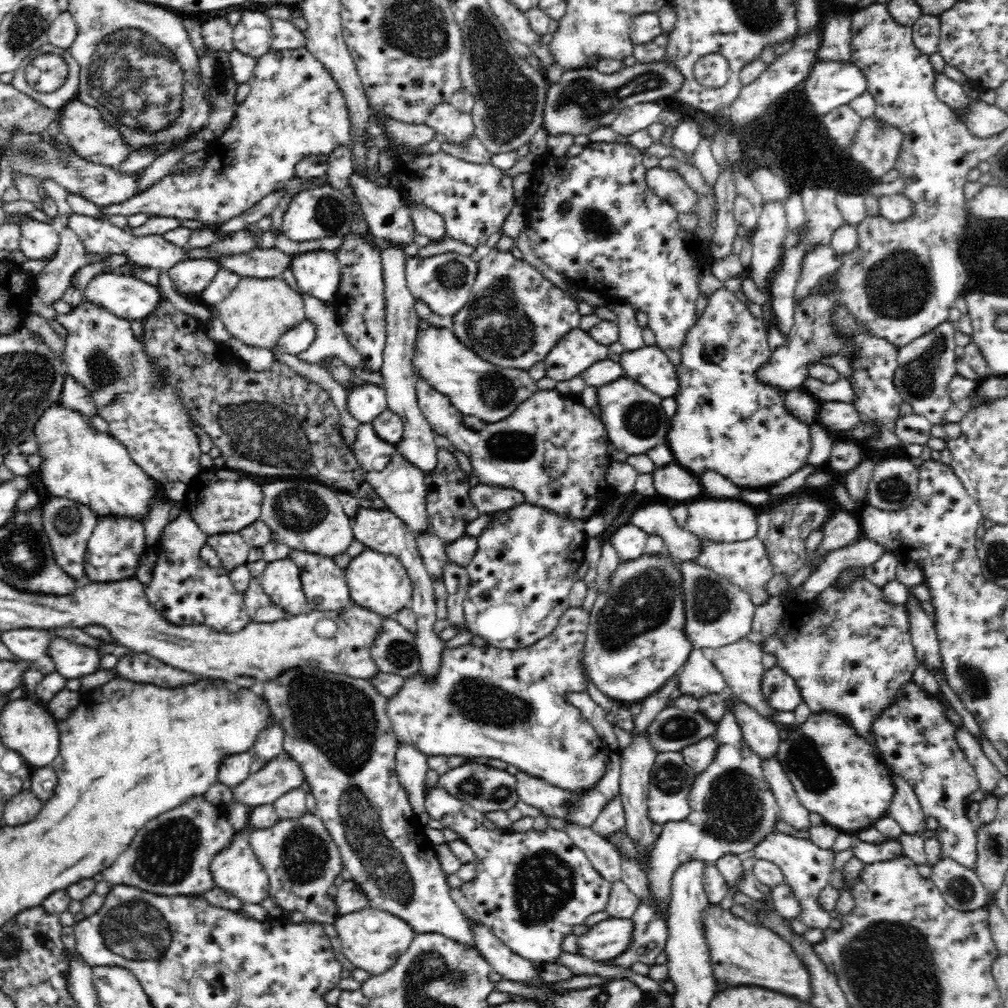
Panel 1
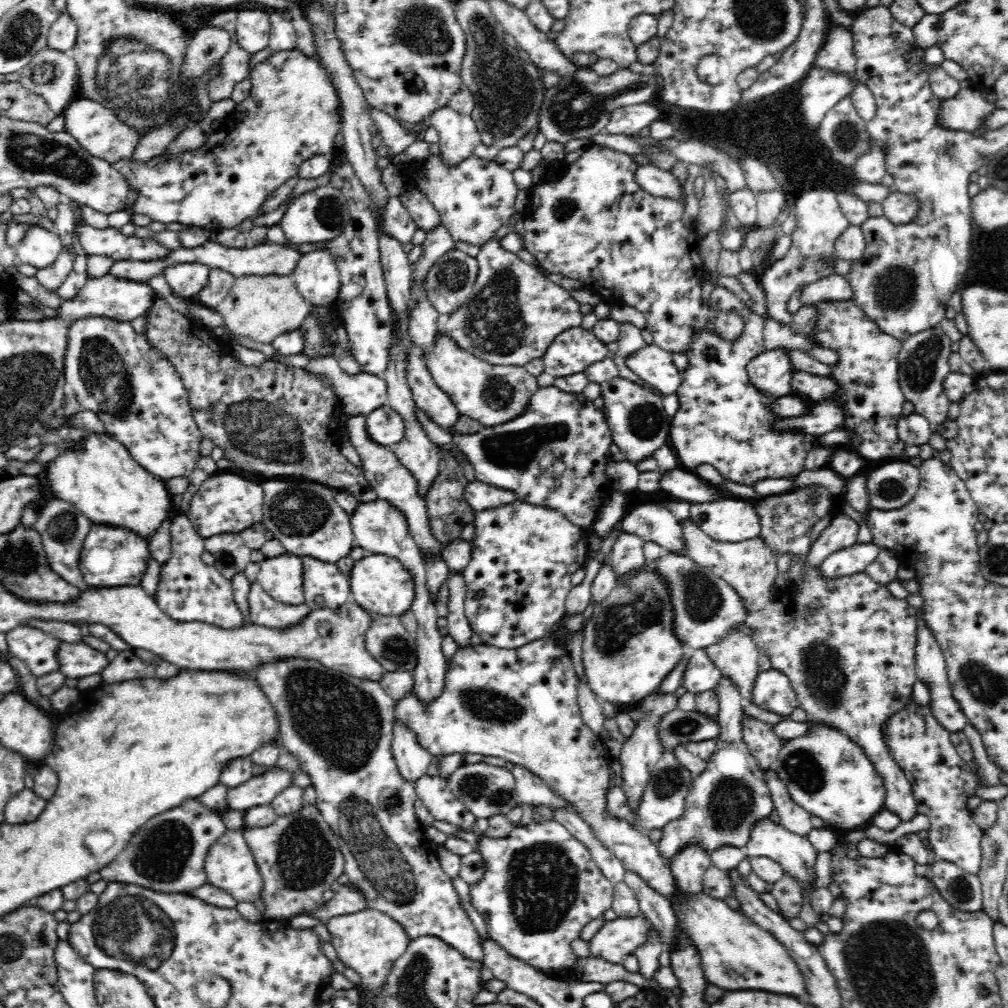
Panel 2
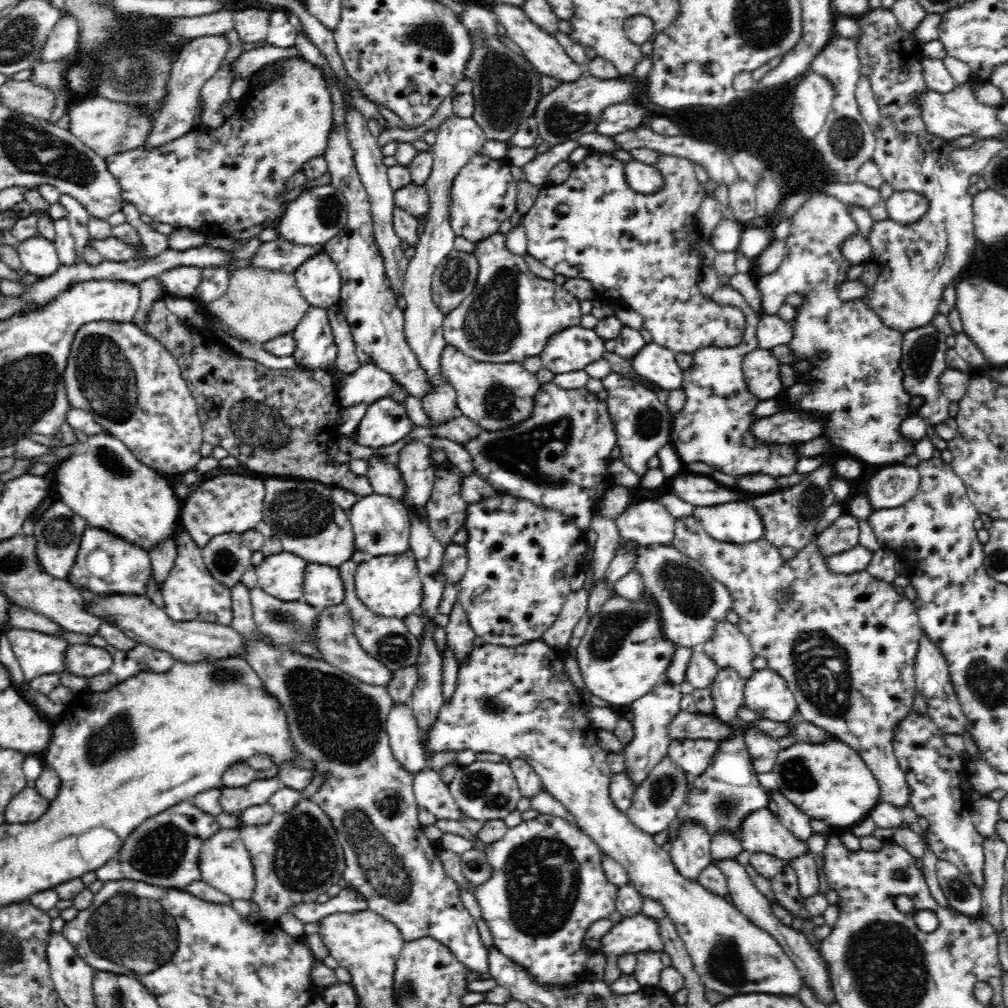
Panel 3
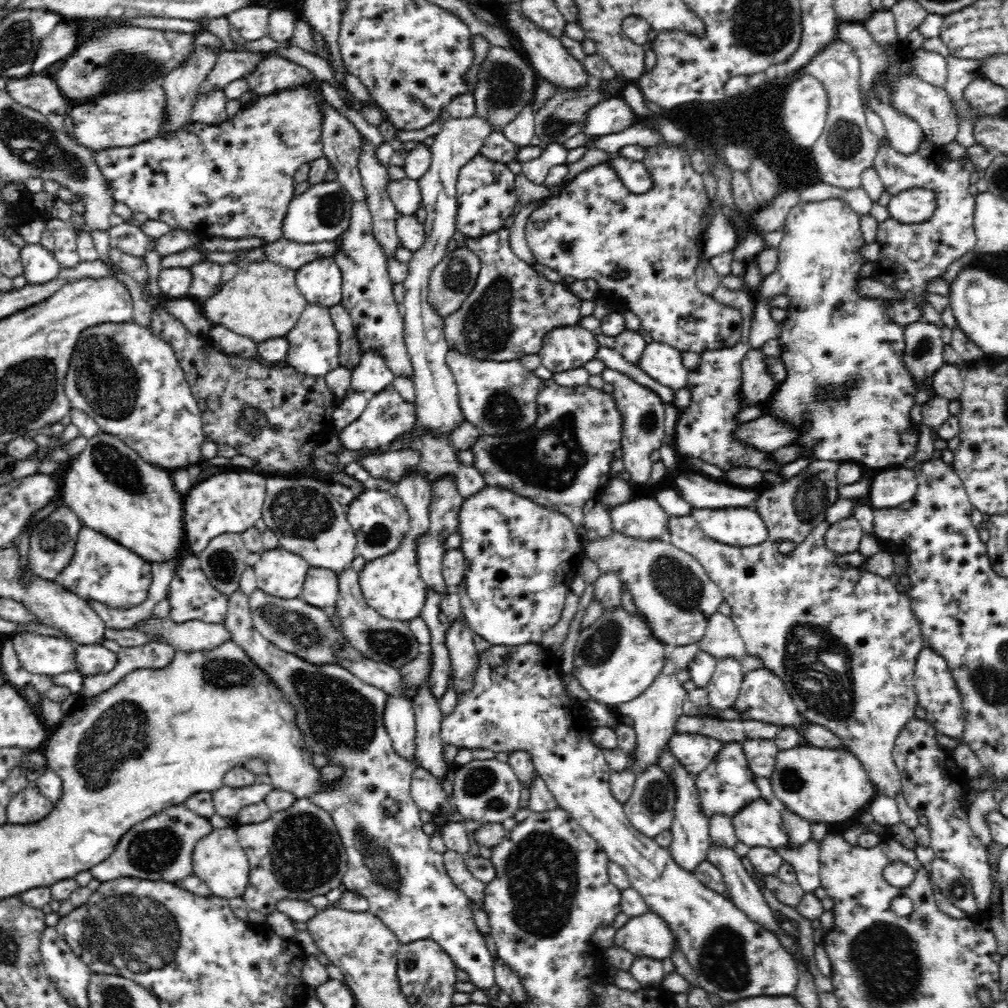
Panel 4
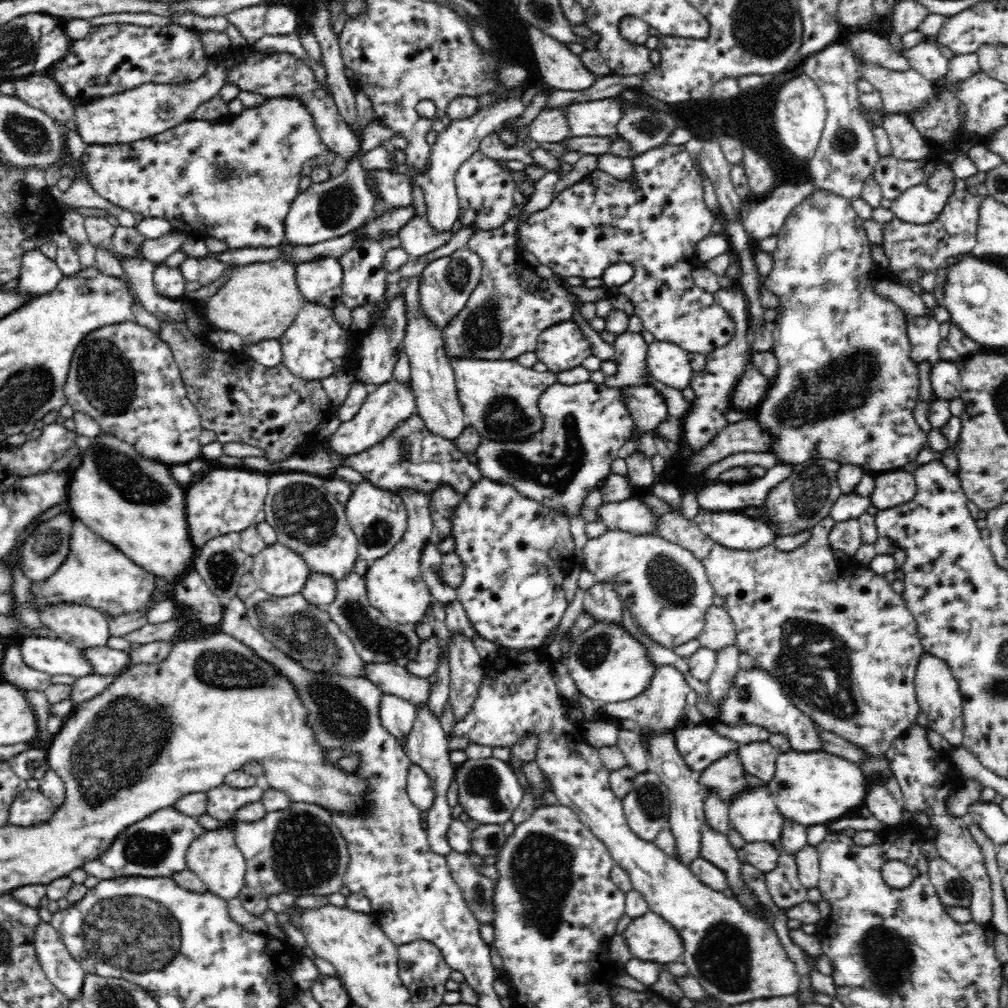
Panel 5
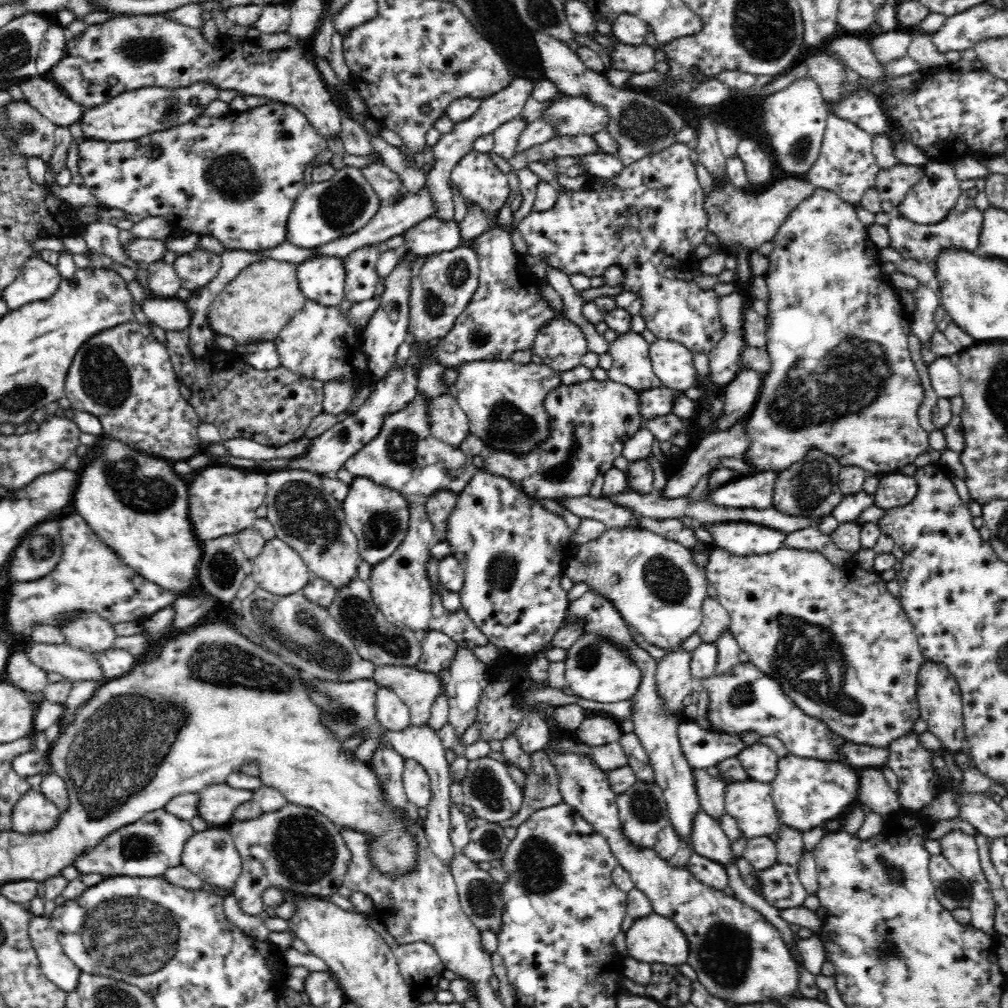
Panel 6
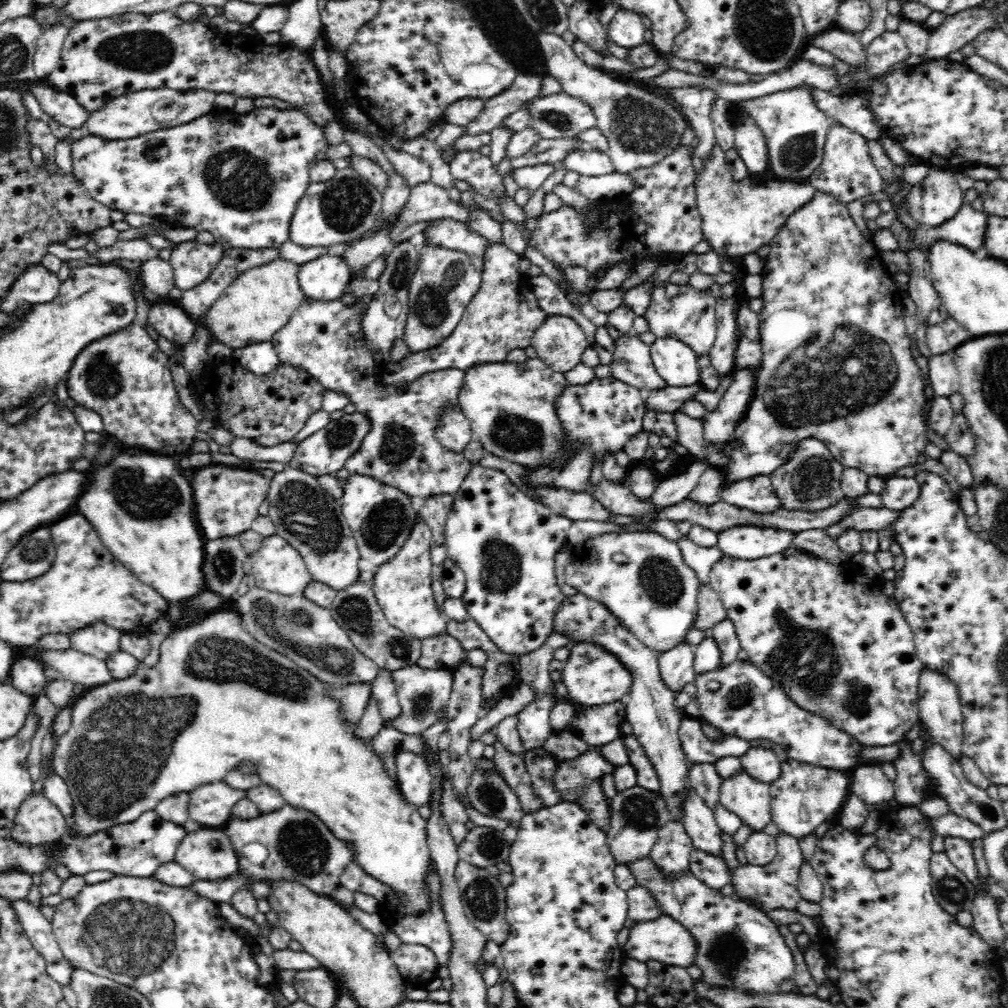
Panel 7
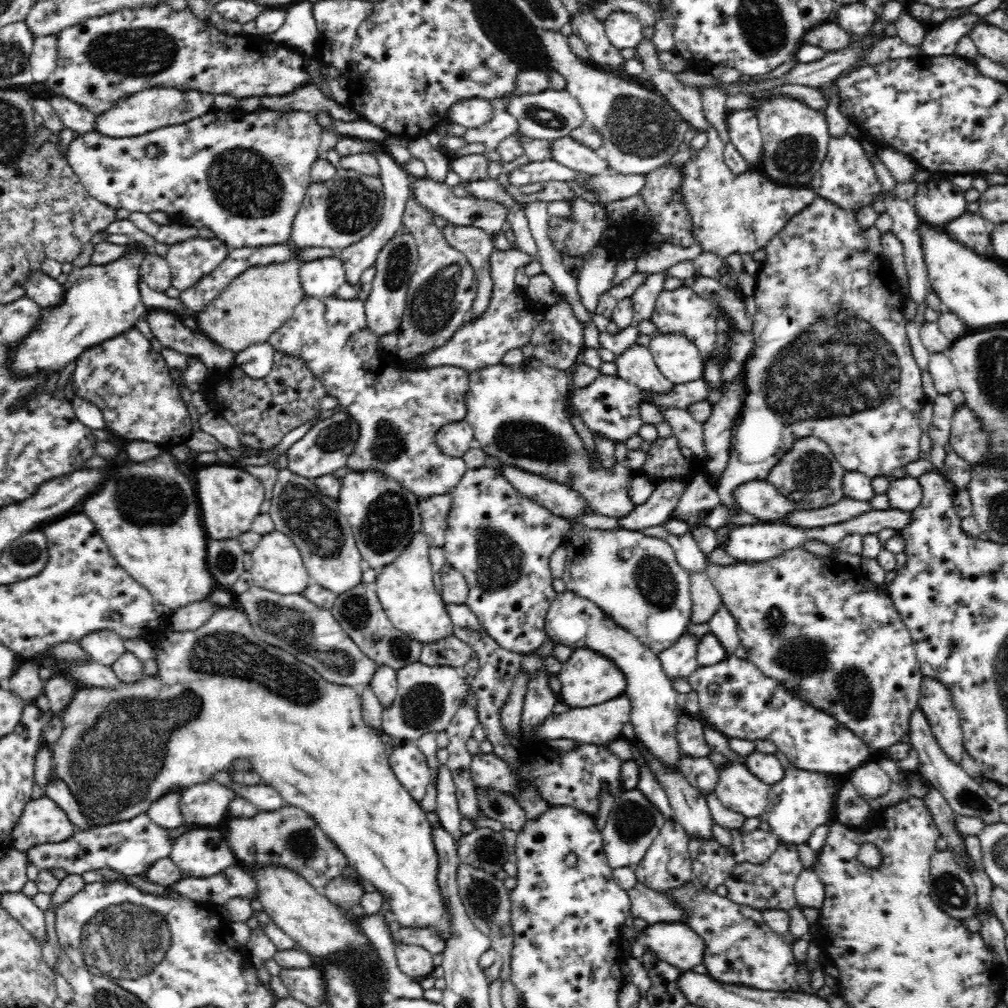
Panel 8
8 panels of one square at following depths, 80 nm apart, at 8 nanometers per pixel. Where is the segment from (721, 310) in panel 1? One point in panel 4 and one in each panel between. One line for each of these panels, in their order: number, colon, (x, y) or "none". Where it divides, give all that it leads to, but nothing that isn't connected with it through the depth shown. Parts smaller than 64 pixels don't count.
2: (723, 420)
3: (714, 426)
4: (705, 430)

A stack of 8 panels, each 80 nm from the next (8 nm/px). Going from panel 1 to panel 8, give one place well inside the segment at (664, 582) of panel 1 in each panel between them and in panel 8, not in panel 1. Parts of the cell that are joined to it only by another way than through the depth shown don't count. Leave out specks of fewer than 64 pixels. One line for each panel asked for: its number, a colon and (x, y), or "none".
2: (629, 646)
3: (624, 653)
4: (617, 657)
5: (609, 665)
6: (597, 669)
7: (594, 676)
8: (588, 678)

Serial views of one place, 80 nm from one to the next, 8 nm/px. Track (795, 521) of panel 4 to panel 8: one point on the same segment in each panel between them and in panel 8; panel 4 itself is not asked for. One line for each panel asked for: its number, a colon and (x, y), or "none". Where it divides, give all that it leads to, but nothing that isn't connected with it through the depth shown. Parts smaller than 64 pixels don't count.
5: (798, 503)
6: (809, 489)
7: (810, 481)
8: (809, 475)

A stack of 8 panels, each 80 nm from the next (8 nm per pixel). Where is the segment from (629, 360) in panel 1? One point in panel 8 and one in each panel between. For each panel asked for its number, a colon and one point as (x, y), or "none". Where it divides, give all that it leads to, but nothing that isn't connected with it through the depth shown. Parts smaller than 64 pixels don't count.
2: (653, 365)
3: (657, 365)
4: (662, 362)
5: (668, 363)
6: (673, 364)
7: (674, 361)
8: (677, 358)

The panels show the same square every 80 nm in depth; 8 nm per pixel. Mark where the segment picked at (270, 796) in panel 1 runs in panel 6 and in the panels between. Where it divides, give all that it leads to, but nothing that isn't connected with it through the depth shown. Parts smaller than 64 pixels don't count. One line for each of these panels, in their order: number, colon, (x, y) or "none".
2: (261, 789)
3: (233, 800)
4: (228, 801)
5: (223, 803)
6: (217, 804)

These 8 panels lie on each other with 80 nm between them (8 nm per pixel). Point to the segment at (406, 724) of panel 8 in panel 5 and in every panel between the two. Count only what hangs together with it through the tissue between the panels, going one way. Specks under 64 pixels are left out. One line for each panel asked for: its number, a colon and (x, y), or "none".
5: (392, 679)
6: (417, 689)
7: (423, 694)

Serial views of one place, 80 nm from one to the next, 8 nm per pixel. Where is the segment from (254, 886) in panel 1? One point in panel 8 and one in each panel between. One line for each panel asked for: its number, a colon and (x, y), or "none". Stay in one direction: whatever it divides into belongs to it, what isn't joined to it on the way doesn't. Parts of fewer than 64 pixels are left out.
2: (230, 866)
3: (225, 863)
4: (219, 861)
5: (215, 858)
6: (211, 855)
7: (207, 854)
8: (199, 853)

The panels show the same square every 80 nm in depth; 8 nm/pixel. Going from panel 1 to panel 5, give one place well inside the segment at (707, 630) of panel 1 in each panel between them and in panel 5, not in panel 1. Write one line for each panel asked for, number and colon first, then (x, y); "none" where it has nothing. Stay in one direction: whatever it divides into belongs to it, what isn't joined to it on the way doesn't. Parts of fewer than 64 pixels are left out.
2: (708, 610)
3: (693, 602)
4: (671, 589)
5: (664, 586)

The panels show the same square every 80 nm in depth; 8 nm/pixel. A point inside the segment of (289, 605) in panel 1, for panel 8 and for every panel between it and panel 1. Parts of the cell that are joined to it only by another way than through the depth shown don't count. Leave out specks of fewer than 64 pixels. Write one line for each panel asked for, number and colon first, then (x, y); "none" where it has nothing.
2: (281, 577)
3: (282, 575)
4: (279, 572)
5: (278, 570)
6: (279, 569)
7: (278, 567)
8: (277, 564)

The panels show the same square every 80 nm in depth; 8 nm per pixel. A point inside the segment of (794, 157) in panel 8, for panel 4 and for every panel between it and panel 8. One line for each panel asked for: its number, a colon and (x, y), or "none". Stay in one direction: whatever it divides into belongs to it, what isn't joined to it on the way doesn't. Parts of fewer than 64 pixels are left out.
4: (805, 105)
5: (799, 115)
6: (796, 116)
7: (795, 129)

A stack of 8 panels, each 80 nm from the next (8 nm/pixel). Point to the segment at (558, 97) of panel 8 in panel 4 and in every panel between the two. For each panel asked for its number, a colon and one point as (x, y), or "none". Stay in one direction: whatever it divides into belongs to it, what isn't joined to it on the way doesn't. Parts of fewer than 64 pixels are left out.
4: (614, 115)
5: (595, 118)
6: (573, 116)
7: (560, 115)

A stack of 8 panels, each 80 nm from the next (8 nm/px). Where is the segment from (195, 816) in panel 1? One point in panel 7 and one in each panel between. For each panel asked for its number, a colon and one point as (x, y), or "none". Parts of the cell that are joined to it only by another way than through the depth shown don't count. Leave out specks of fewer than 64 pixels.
2: (168, 854)
3: (164, 852)
4: (160, 849)
5: (156, 847)
6: (148, 848)
7: (137, 849)

